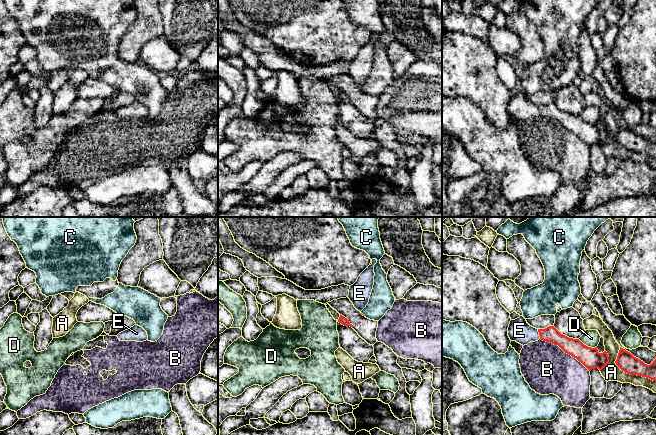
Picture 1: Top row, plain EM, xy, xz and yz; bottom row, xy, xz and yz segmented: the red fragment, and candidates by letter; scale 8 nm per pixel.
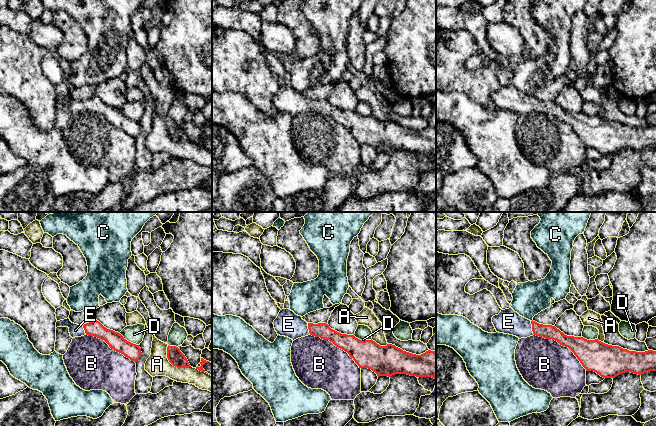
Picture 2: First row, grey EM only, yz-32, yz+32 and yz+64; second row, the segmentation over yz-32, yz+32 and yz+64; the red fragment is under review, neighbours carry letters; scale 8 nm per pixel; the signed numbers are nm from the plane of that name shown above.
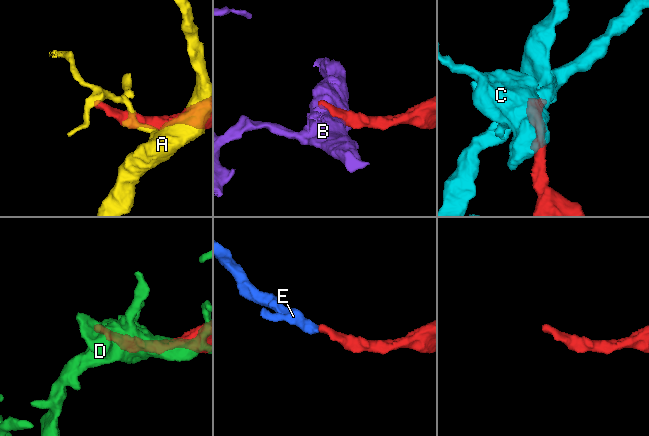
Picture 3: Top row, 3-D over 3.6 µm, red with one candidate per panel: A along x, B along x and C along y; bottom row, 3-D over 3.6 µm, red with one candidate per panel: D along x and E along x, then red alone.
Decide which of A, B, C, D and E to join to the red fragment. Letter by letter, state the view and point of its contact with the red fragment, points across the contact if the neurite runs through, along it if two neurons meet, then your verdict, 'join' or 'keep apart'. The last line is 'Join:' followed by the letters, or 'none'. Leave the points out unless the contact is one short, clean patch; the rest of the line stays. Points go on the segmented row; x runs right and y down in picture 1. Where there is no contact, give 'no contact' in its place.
A: meets red in yz at (627, 373); keep apart
B: meets red in yz at (565, 352); keep apart
C: meets red in xz at (362, 314); border along xz (361, 312), (364, 315); keep apart
D: meets red in yz at (587, 346); keep apart
E: meets red in yz at (539, 334); runs through yz (550, 334), (539, 334), (524, 334), (519, 330); join
Join: E

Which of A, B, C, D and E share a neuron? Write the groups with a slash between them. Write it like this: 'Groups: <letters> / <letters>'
Groups: A / B / C / D / E

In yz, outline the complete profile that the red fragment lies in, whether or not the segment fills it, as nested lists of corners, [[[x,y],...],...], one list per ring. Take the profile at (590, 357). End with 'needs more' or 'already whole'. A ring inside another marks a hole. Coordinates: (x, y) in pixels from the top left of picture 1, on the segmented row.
[[[523,316],[510,321],[508,336],[511,341],[516,341],[523,346],[539,339],[558,345],[565,353],[581,362],[589,371],[594,368],[601,371],[609,363],[606,351],[599,353],[597,347],[591,348],[584,345],[579,339],[569,338],[561,334],[554,326],[536,329],[530,326]]]; needs more

